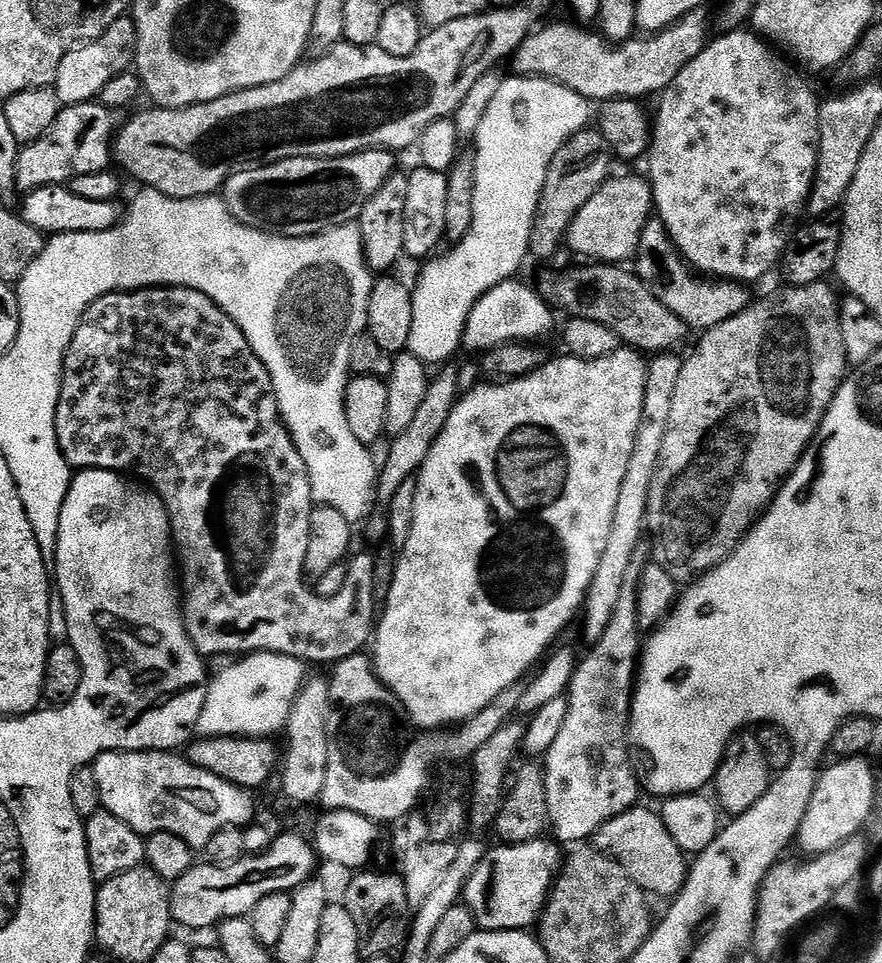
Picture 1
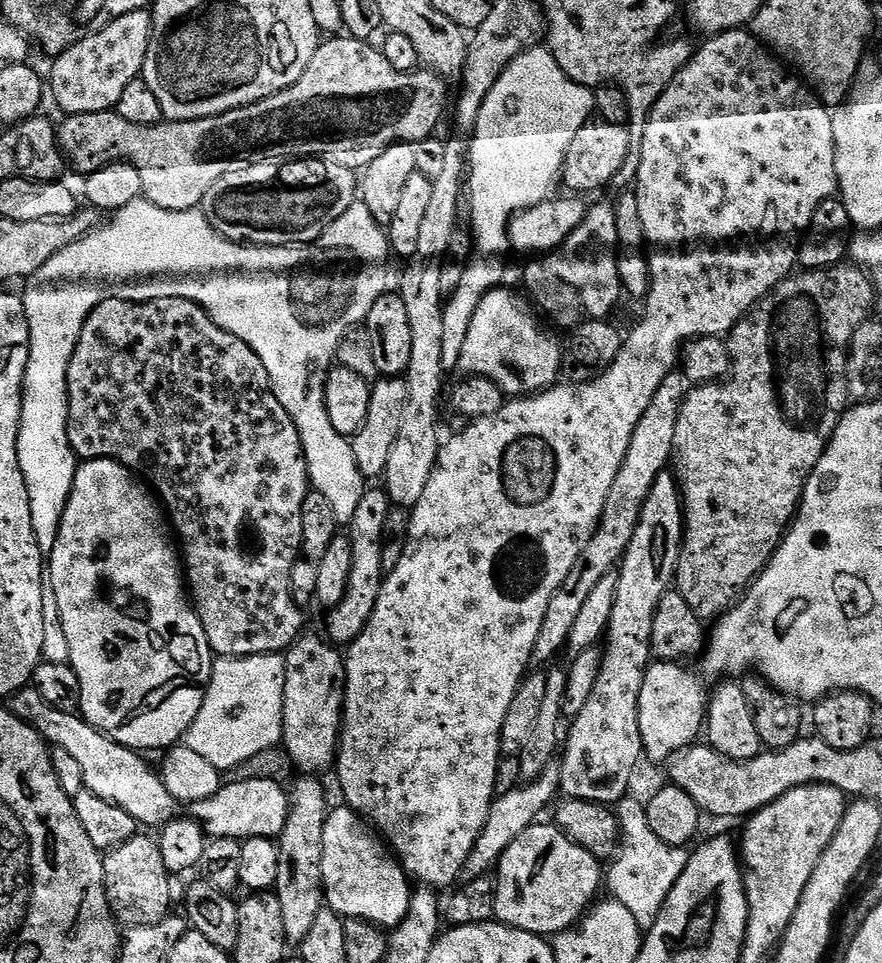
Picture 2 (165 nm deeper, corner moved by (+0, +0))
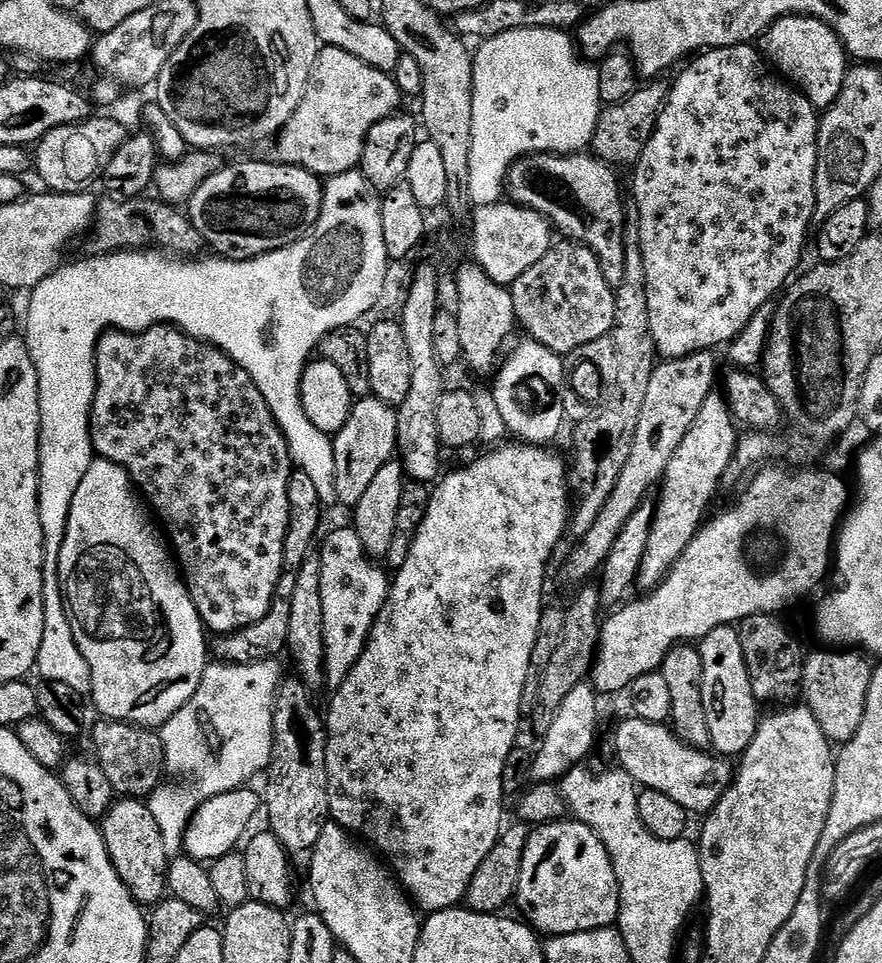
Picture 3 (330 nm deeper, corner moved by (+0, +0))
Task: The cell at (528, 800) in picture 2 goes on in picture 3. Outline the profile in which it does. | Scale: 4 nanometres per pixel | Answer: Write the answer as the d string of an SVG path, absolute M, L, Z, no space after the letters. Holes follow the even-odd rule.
M591 683L574 686L570 695L558 705L550 730L539 741L540 749L532 760L532 780L536 782L559 782L572 768L581 767L596 744L600 732L600 704L598 693Z

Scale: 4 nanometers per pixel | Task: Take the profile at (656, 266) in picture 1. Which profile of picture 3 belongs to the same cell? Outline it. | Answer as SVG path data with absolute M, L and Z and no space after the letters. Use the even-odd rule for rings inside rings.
M535 152L518 158L510 166L506 181L506 196L513 204L521 208L533 208L548 219L557 233L565 241L584 245L597 256L601 264L602 276L612 289L622 282L622 273L626 270L624 250L624 196L620 193L620 180L616 177L617 169L605 164L592 154L569 154L558 156L554 152Z

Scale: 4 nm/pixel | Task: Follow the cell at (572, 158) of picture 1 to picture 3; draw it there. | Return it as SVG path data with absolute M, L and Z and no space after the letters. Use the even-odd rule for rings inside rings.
M664 78L645 84L648 84L645 88L644 85L637 87L634 95L626 98L626 102L609 104L601 111L590 145L596 159L613 166L621 166L620 164L635 166L639 162L642 150L646 150L646 142L650 142L654 134L660 112L668 101L670 87L669 81Z

